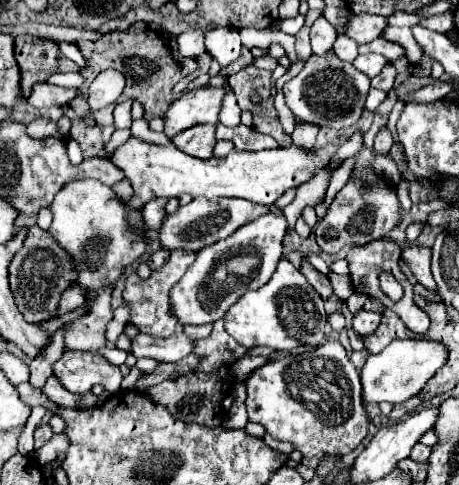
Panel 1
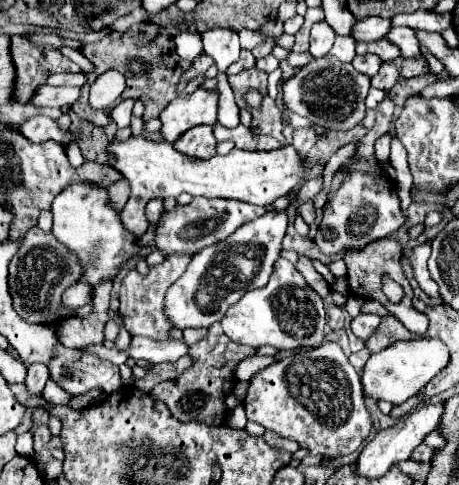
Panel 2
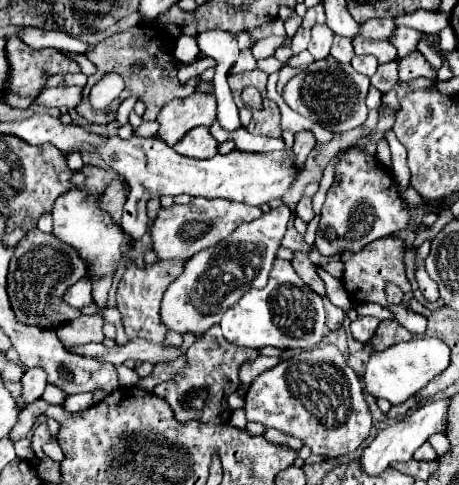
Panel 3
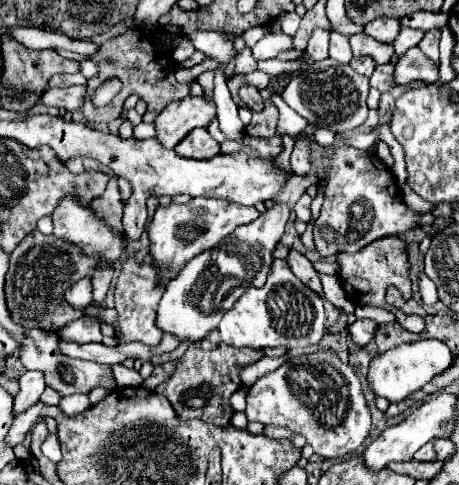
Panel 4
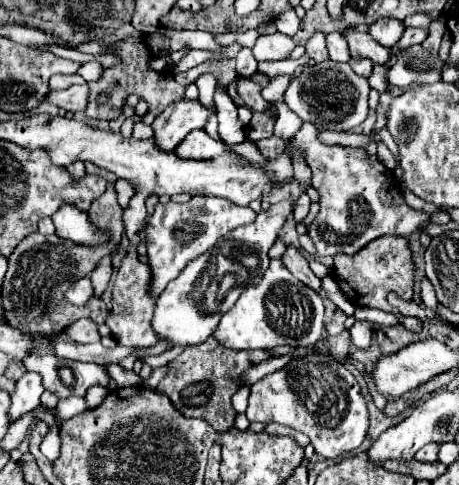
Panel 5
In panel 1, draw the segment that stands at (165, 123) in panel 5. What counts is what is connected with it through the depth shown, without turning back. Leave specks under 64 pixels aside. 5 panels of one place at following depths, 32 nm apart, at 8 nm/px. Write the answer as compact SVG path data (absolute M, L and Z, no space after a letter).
M204 86L204 88L194 88L186 92L166 112L164 134L168 138L174 138L176 132L196 124L206 124L206 122L218 124L224 94L226 90L222 86L216 86L216 88Z

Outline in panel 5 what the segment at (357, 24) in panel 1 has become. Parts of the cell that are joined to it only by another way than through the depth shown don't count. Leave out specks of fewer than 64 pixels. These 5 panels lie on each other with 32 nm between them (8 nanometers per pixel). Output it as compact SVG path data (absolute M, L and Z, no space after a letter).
M380 18L368 26L368 34L376 42L388 48L393 48L398 38L402 36L402 32L404 32L404 24L402 20L396 20L396 18Z

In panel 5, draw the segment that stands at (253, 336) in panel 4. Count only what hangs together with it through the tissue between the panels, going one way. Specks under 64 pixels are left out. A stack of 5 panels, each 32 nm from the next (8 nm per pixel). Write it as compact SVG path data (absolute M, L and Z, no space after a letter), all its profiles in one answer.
M270 260L270 268L268 268L268 274L264 274L264 280L258 286L248 286L244 290L244 294L240 294L236 304L222 316L214 334L216 334L218 342L224 344L226 348L234 348L234 350L262 348L262 350L268 350L274 346L292 346L292 348L316 346L318 340L322 338L322 330L324 330L324 304L322 304L320 294L310 290L300 280L296 280L280 260Z

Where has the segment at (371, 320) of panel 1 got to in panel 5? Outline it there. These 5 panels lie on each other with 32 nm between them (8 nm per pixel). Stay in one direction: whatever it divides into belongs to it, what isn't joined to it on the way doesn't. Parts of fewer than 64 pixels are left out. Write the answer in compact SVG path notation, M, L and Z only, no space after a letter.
M356 320L356 324L350 328L350 338L352 338L352 344L354 344L356 348L366 350L366 348L370 346L372 332L374 332L374 324L372 324L372 322L366 322L366 320Z

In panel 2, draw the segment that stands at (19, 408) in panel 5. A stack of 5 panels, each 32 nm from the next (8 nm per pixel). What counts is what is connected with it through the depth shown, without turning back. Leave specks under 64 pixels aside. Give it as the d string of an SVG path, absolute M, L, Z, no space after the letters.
M34 362L28 366L28 378L26 378L26 386L30 390L30 394L40 394L44 390L44 384L50 376L50 370L46 364L42 362Z

